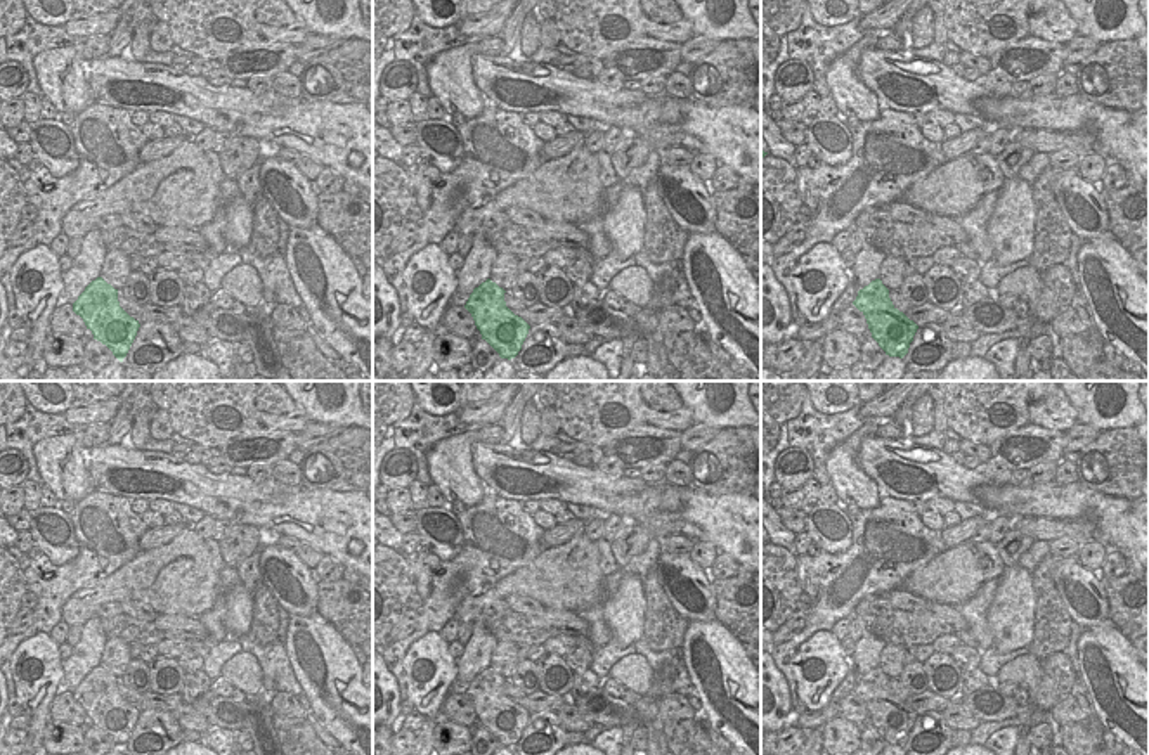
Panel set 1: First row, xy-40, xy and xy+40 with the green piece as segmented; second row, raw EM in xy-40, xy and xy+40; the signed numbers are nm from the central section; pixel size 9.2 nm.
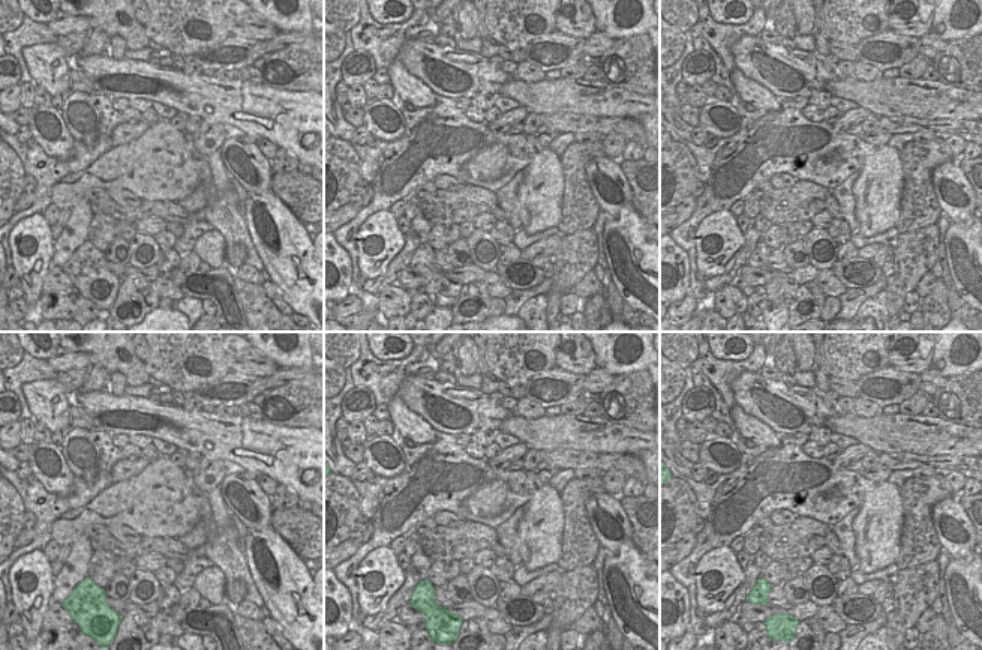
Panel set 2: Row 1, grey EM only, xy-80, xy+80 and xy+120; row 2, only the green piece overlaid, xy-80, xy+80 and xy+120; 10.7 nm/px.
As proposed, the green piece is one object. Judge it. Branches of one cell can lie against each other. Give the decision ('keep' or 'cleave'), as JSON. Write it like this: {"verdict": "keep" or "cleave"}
{"verdict": "keep"}

